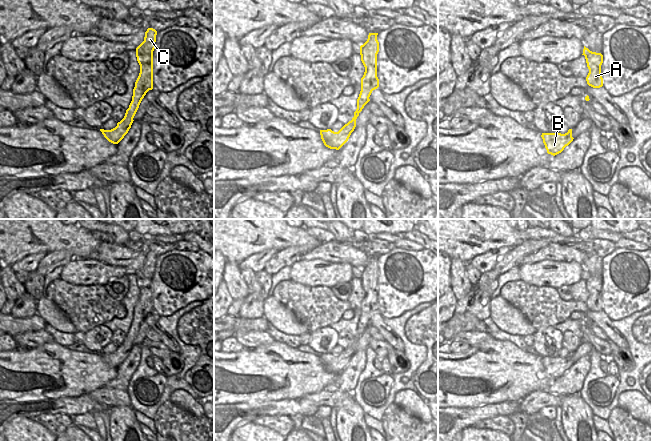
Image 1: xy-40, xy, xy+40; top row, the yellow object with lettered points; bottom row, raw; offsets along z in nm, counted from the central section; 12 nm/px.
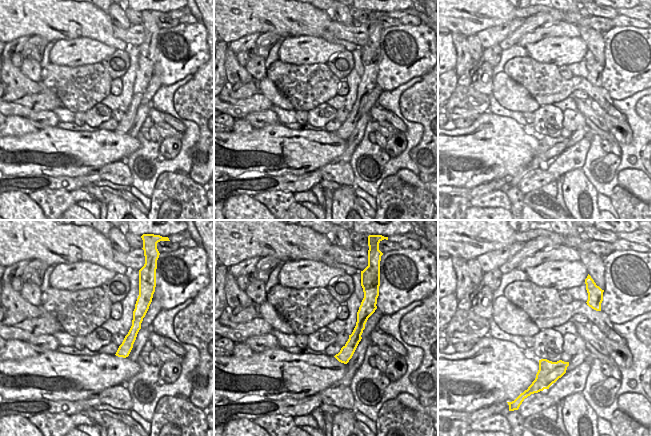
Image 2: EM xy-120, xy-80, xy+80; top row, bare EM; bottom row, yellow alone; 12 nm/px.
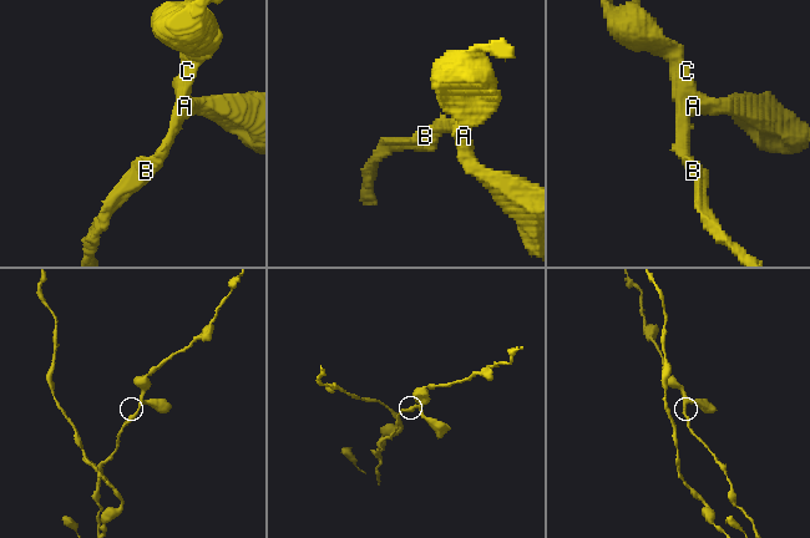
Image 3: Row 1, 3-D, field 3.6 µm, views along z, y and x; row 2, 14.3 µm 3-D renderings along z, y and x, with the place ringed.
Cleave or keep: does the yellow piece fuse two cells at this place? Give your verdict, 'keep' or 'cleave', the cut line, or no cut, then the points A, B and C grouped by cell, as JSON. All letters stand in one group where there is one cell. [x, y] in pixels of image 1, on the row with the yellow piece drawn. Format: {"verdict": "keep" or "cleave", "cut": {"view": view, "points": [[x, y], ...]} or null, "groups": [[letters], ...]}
{"verdict": "keep", "cut": null, "groups": [["A", "B", "C"]]}

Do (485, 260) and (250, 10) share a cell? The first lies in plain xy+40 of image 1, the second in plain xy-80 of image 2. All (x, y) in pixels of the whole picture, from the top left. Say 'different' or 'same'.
different

